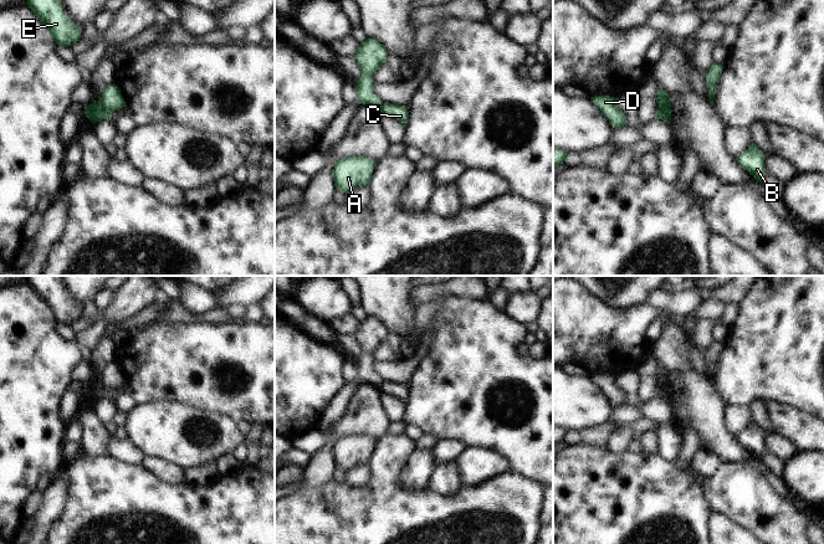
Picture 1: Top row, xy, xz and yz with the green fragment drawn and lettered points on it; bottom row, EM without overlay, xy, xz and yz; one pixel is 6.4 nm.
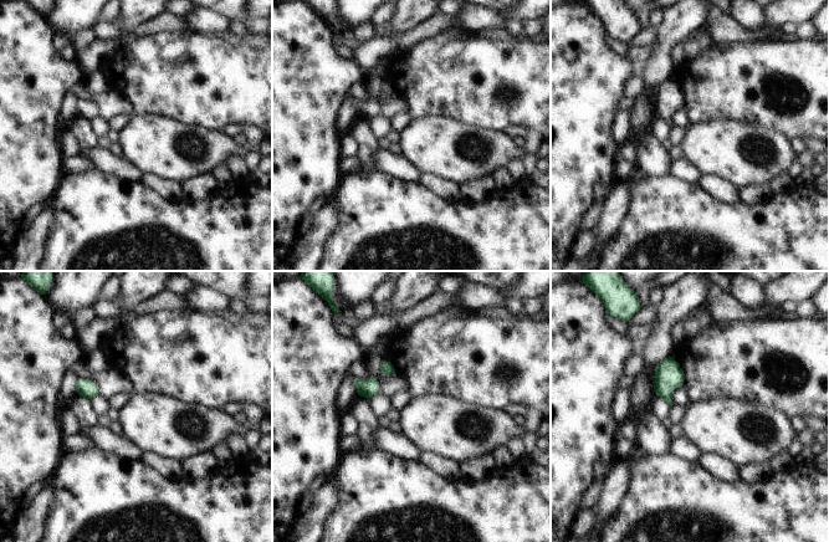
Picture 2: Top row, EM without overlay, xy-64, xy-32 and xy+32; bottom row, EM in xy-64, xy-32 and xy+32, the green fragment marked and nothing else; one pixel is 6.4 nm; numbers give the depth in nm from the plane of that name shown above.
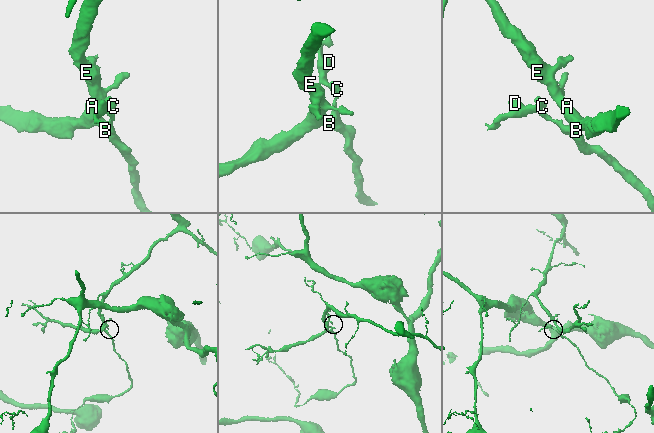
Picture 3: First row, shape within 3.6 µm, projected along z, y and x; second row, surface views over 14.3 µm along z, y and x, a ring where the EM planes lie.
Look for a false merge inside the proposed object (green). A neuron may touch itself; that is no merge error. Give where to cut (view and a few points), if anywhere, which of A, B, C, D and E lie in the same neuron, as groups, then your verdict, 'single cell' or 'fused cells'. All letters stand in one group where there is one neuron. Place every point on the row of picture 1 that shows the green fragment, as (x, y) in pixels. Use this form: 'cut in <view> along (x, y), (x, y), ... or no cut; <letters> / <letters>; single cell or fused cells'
cut in xy along (100, 101), (103, 108), (103, 118); A B C E / D; fused cells

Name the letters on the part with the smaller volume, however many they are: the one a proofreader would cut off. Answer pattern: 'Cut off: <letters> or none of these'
Cut off: D

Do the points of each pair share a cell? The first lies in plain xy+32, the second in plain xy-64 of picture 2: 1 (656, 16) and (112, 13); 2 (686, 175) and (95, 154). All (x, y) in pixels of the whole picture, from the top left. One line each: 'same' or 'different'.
1: same
2: same

